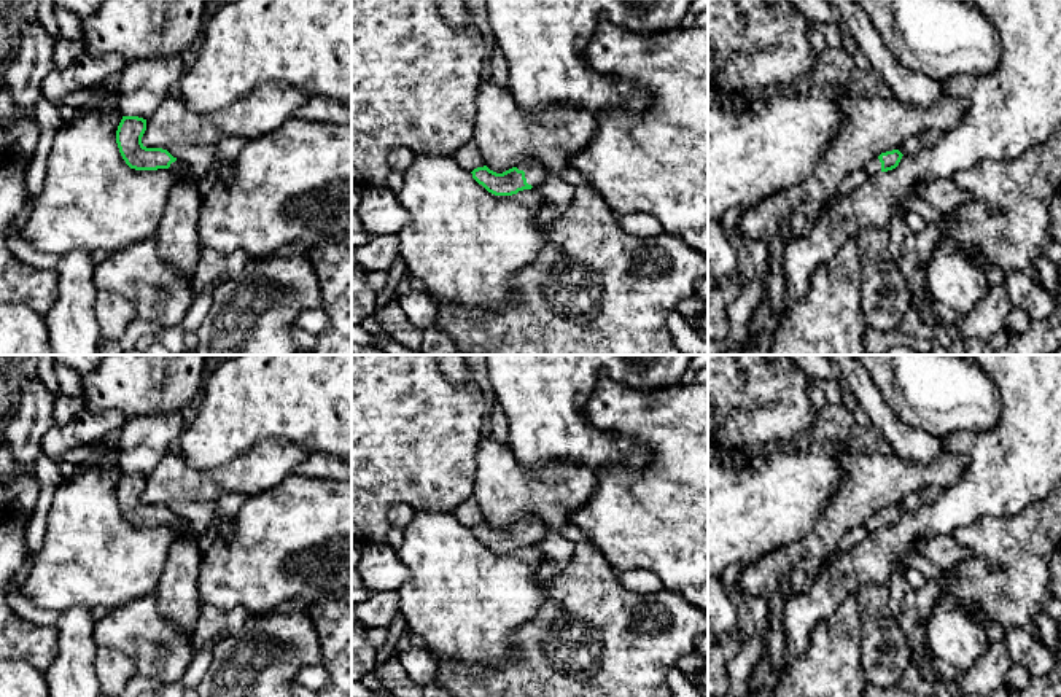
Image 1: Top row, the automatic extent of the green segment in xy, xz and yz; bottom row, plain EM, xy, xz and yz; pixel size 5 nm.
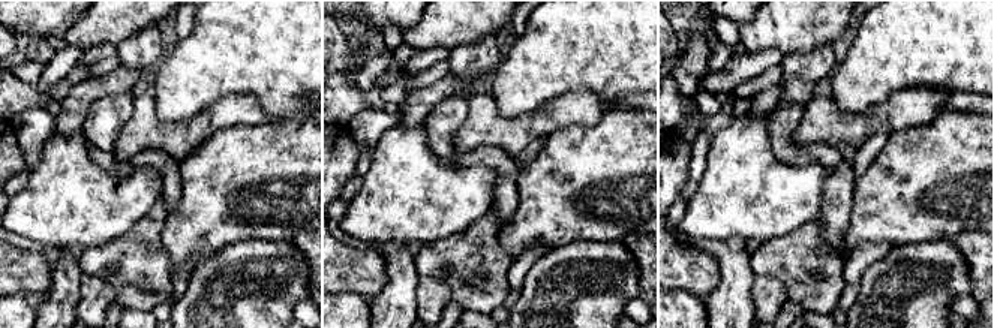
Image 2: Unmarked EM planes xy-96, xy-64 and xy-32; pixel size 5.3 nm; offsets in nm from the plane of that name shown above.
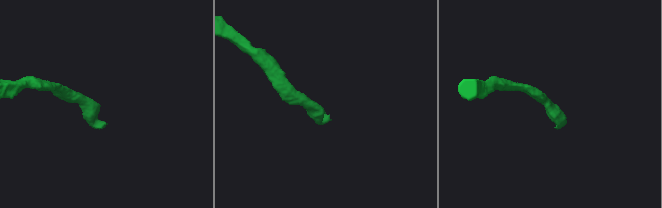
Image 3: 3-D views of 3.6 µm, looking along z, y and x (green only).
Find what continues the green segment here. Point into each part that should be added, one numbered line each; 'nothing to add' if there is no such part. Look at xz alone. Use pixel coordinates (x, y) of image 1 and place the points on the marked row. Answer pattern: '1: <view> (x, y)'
1: xz (535, 174)

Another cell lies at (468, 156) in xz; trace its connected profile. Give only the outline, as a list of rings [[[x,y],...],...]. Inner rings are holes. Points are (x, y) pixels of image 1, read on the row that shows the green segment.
[[[469,142],[469,143],[463,145],[460,150],[457,150],[453,153],[453,158],[460,167],[463,167],[464,170],[469,170],[469,172],[472,172],[477,167],[485,165],[474,142]]]

